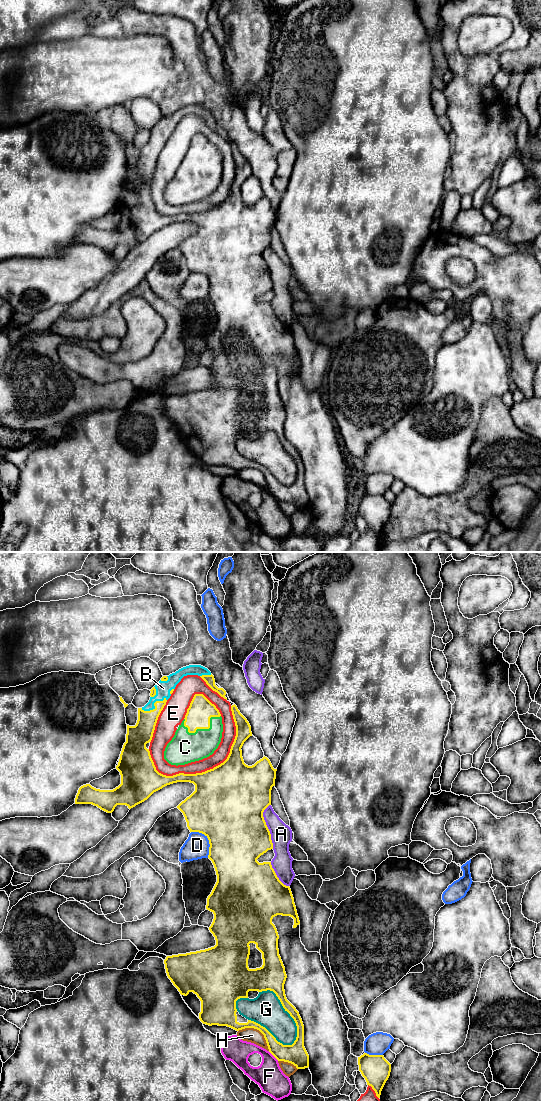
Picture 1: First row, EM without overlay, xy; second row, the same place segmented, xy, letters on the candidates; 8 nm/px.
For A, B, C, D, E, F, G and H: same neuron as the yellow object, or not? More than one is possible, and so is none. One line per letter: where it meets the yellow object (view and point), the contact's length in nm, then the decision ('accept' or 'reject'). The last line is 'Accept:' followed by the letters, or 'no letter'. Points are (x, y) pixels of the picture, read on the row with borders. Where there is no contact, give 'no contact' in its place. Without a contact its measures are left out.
A: meets yellow in xy at (266, 826); contact 360 nm long; reject
B: meets yellow in xy at (154, 705); contact 220 nm long; accept
C: meets yellow in xy at (204, 728); contact 320 nm long; accept
D: meets yellow in xy at (208, 839); contact 260 nm long; reject
E: meets yellow in xy at (216, 766); contact 800 nm long; reject
F: meets yellow in xy at (273, 1055); contact 120 nm long; reject
G: meets yellow in xy at (287, 1011); contact 500 nm long; reject
H: meets yellow in xy at (258, 1029); contact 300 nm long; reject
Accept: B, C

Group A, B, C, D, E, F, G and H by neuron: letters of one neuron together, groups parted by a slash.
A / B C / D / E / F / G / H

